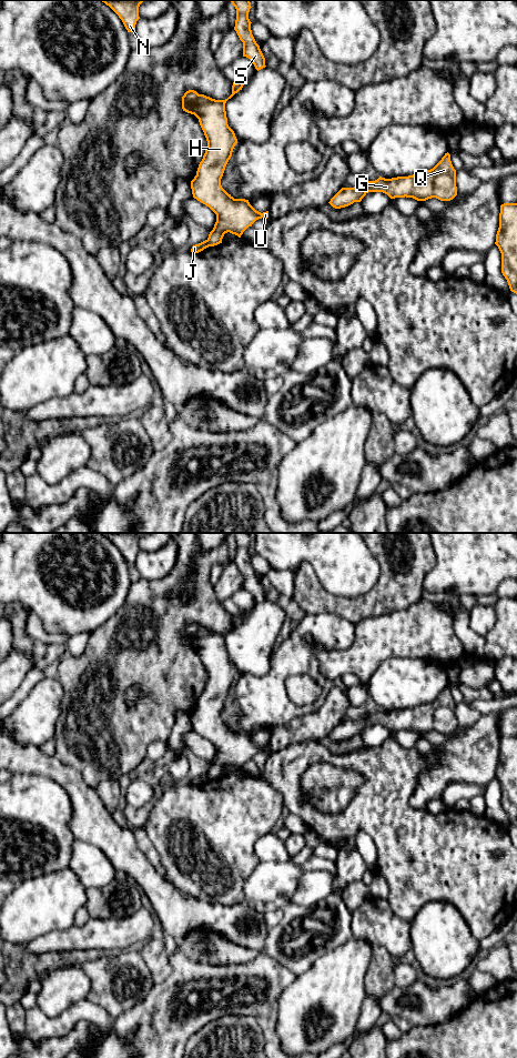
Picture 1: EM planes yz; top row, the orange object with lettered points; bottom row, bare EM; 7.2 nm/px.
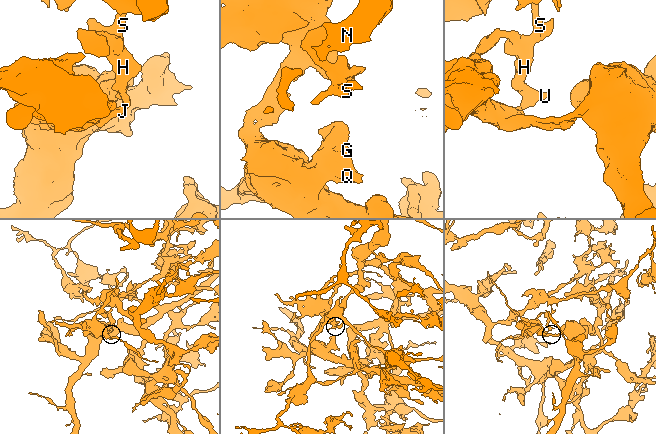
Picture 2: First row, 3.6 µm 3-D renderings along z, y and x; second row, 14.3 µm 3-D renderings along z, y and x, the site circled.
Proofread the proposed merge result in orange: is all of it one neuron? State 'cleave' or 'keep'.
cleave

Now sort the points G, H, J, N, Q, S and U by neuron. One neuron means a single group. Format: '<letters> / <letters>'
G J Q / H N S U

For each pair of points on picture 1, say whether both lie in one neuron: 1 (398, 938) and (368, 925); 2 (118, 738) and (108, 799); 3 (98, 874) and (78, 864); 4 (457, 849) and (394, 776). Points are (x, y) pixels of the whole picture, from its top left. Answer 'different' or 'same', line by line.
1: same
2: same
3: same
4: same

